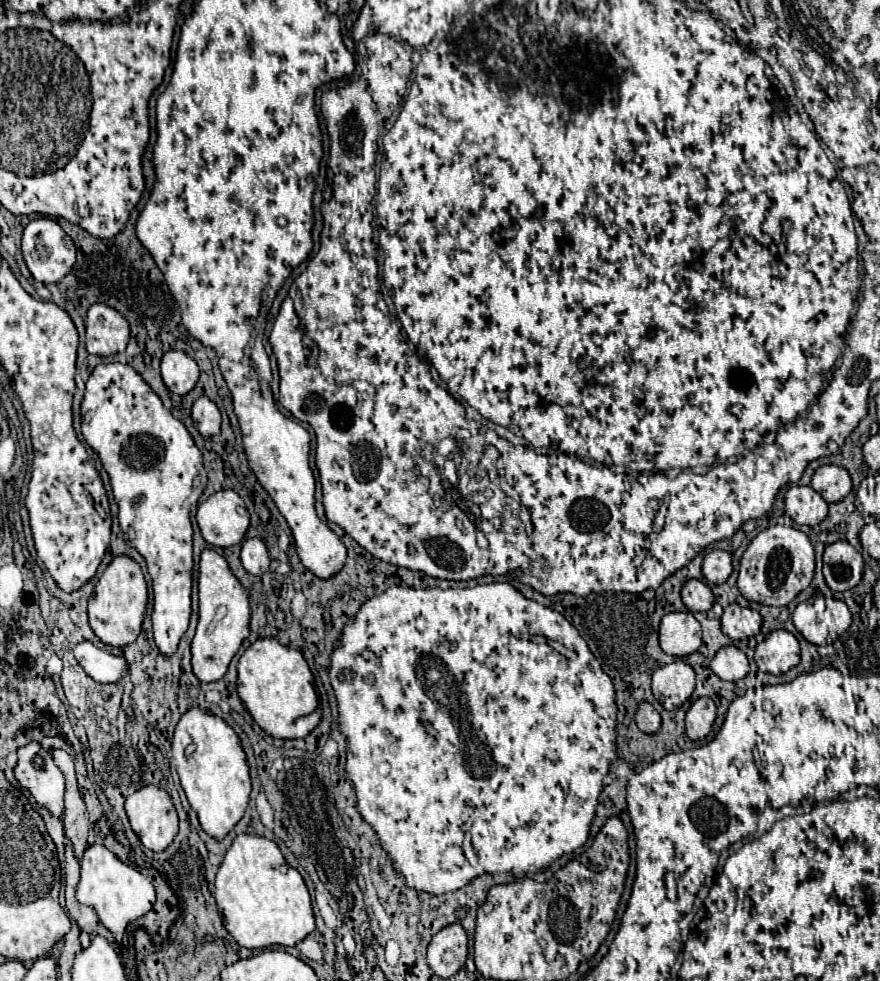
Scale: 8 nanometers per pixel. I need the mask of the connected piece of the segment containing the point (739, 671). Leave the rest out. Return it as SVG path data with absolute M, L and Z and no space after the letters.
M725 646L715 654L711 668L721 680L735 682L735 680L741 680L749 674L749 660L739 648Z

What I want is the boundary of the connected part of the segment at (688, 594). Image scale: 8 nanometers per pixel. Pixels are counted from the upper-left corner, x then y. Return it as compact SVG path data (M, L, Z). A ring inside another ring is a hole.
M687 580L681 590L681 598L691 612L709 612L715 604L715 596L703 580Z

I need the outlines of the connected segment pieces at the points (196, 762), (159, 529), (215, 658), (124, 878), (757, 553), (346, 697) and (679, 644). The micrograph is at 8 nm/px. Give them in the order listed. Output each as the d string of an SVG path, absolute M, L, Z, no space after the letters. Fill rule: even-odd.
M193 706L181 716L171 748L181 786L191 808L199 816L201 828L211 838L223 840L243 818L251 794L249 766L237 734L225 720L207 714L199 706Z
M109 362L97 366L89 380L85 398L81 404L81 434L85 442L99 456L105 472L109 474L115 502L119 506L119 526L129 542L147 562L147 570L153 582L153 638L163 656L173 656L177 644L187 632L191 616L191 570L193 570L193 546L191 546L191 506L197 504L207 484L203 468L203 456L197 450L187 428L163 408L159 396L145 384L145 380L127 364Z
M203 550L199 562L199 624L191 640L193 674L201 682L215 682L227 672L241 642L249 636L249 616L249 596L225 558L215 550Z
M95 844L89 846L81 858L81 882L77 888L77 900L79 904L95 908L99 922L113 934L115 942L121 942L125 928L151 910L155 902L155 890L139 870L125 866L103 844Z
M773 526L759 532L747 546L741 558L737 586L741 594L751 602L767 606L787 606L799 592L803 592L811 584L813 570L815 552L807 534L791 526Z
M509 582L507 592L507 598L497 596L491 586L491 596L477 600L475 606L461 596L467 594L465 590L391 586L387 592L361 604L357 614L345 624L339 644L331 654L329 682L335 690L339 708L339 732L347 738L345 774L357 794L357 810L379 836L381 848L389 854L397 874L405 880L405 886L415 888L417 892L429 892L435 896L455 892L481 874L537 874L549 868L563 854L571 854L581 848L589 838L589 828L603 790L603 778L609 774L609 768L617 758L617 708L611 678L603 672L599 660L587 648L587 642L579 632L575 632L575 626L571 626L563 614L525 598ZM467 832L473 834L473 848L479 856L479 866L471 866L463 854L461 844Z
M671 612L659 626L659 644L665 654L683 658L699 650L701 628L691 612Z

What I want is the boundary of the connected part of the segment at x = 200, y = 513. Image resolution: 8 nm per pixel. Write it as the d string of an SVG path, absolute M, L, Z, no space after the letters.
M221 490L209 496L199 504L195 518L205 542L221 548L239 544L249 528L245 502L233 490Z

